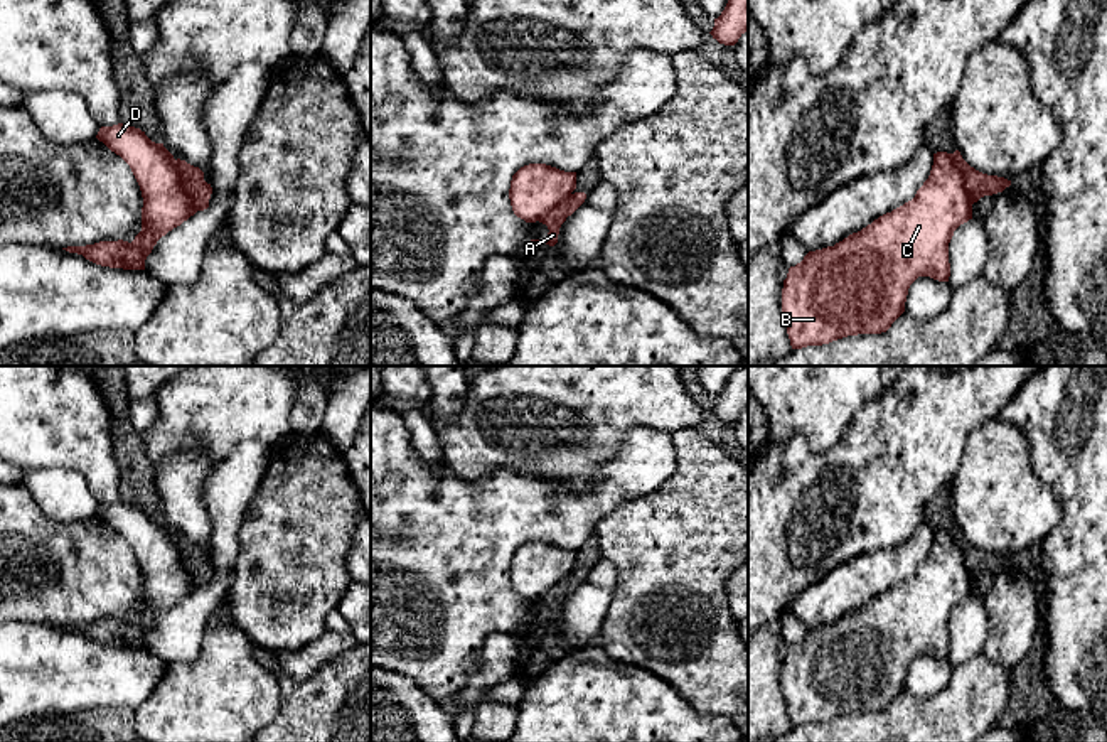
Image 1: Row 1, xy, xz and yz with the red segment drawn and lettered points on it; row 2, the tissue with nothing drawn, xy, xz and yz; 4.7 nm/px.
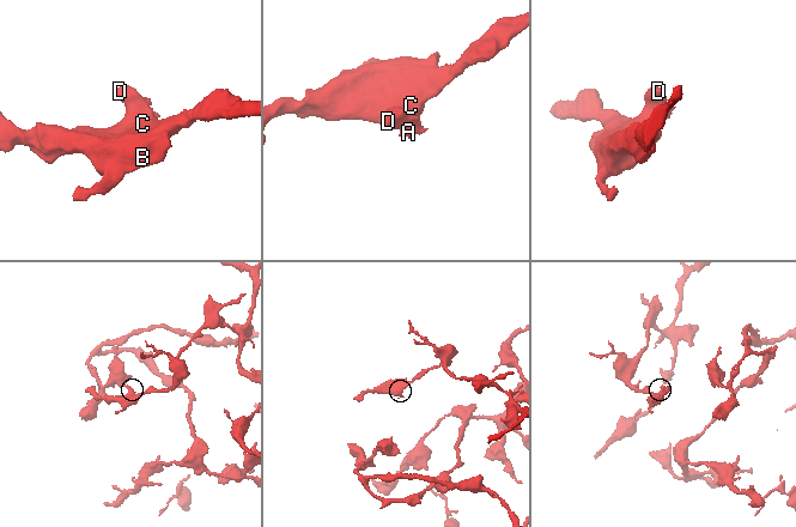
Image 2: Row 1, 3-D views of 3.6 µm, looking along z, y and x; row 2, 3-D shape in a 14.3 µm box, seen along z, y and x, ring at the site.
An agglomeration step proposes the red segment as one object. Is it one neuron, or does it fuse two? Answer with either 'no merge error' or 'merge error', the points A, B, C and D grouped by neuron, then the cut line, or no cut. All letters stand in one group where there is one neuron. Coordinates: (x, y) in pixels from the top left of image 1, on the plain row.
merge error | A / B C D | xy (174, 538), (196, 589)

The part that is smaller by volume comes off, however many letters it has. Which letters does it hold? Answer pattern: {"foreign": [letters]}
{"foreign": ["A"]}

